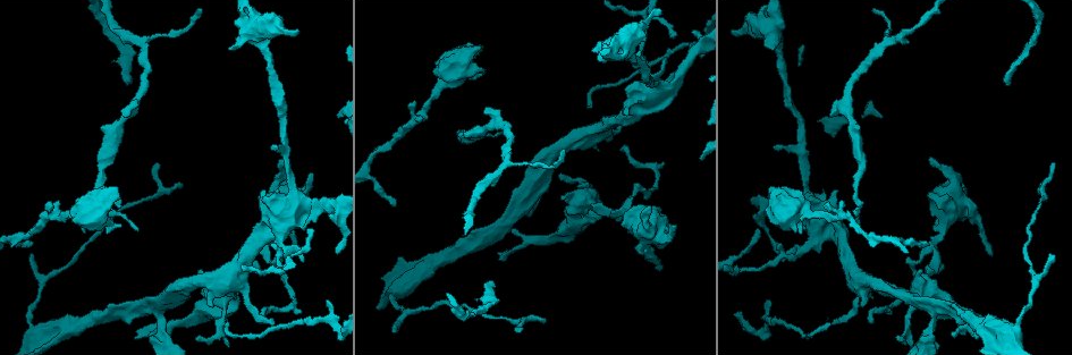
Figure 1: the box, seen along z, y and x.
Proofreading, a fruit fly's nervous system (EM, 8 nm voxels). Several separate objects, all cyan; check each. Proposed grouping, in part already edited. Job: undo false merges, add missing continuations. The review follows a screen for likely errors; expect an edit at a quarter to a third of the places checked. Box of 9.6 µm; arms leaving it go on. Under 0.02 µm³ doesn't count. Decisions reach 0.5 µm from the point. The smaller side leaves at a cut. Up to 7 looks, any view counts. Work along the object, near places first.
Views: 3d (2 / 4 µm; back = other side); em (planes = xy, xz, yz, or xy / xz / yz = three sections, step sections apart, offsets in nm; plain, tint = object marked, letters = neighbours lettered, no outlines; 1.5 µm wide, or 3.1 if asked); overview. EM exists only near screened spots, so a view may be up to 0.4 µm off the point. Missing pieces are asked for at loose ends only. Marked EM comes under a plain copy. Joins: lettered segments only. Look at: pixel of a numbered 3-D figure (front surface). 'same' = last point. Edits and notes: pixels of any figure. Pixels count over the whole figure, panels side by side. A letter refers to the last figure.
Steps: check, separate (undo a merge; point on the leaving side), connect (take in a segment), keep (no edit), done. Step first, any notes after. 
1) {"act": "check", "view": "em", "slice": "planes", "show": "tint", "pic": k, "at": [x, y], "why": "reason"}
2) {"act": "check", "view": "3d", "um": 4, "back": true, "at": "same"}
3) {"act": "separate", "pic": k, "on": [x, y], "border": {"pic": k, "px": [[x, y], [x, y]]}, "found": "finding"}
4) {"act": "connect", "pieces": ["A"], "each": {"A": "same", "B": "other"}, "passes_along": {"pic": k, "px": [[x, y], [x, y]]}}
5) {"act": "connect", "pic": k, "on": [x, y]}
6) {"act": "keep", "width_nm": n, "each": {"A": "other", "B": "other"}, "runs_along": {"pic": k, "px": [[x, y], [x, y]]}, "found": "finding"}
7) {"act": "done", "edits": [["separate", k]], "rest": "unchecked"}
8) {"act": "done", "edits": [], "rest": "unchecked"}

{"act": "check", "view": "3d", "um": 2, "pic": 1, "at": [649, 206], "why": "free end"}

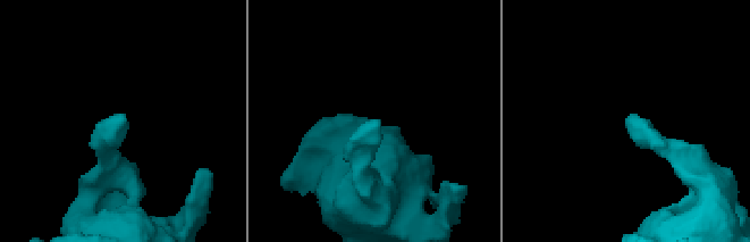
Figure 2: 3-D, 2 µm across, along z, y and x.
{"act": "check", "view": "em", "slice": "planes", "show": "letters", "pic": 2, "at": [379, 122]}

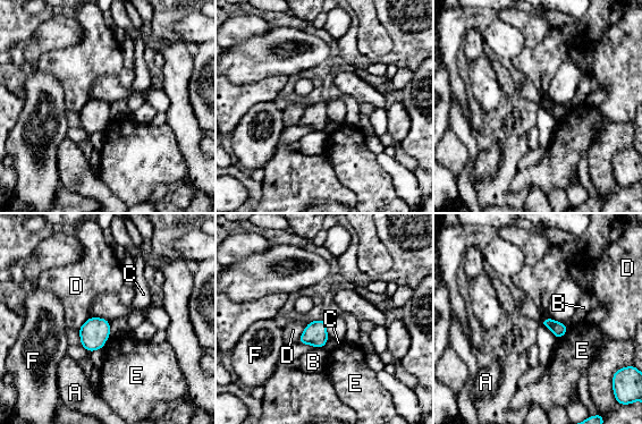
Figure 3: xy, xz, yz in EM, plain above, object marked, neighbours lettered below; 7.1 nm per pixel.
{"act": "keep", "each": {"A": "other", "B": "other", "C": "other", "D": "other", "E": "other", "F": "other"}, "border": {"pic": 3, "px": [[307, 324], [296, 342]]}, "found": "none of them fits"}

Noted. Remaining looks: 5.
{"act": "check", "view": "em", "slice": "yz", "step": 4, "show": "letters", "pic": 1, "at": [660, 270], "why": "tapers out"}

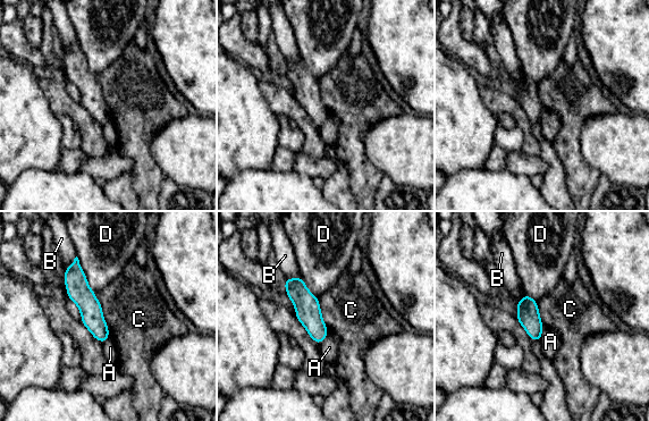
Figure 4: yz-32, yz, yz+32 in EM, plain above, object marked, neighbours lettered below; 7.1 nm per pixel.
{"act": "check", "view": "em", "slice": "planes", "show": "letters", "at": "same"}

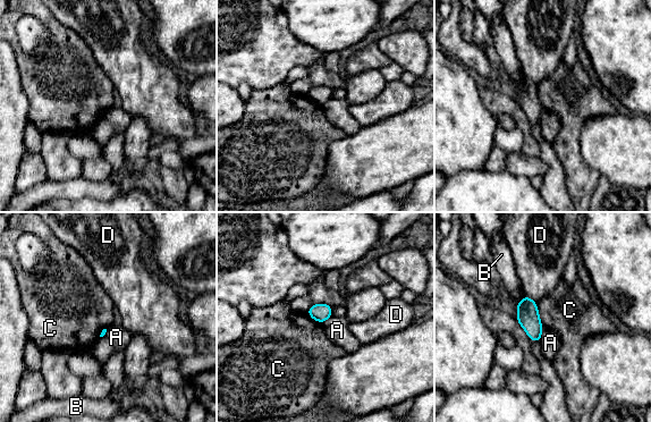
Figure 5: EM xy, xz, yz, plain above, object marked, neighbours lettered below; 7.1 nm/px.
{"act": "keep", "longest_contact_nm": ["C", 170], "each": {"A": "other", "B": "other", "C": "other", "D": "other"}, "border": {"pic": 5, "px": [[535, 303], [539, 319], [543, 325]]}, "found": "no lettered segment goes on from it"}

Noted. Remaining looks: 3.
{"act": "check", "view": "3d", "um": 2, "back": true, "pic": 1, "at": [28, 246], "why": "branch stops here"}

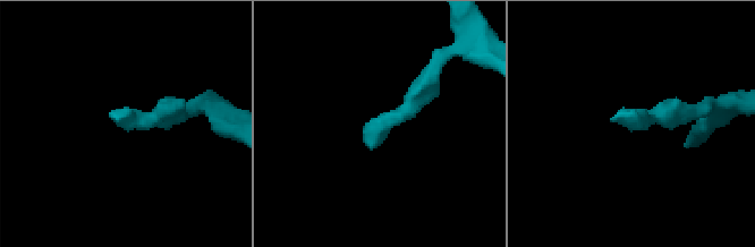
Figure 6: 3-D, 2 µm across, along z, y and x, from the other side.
{"act": "check", "view": "em", "slice": "planes", "show": "letters", "pic": 6, "at": [615, 119]}

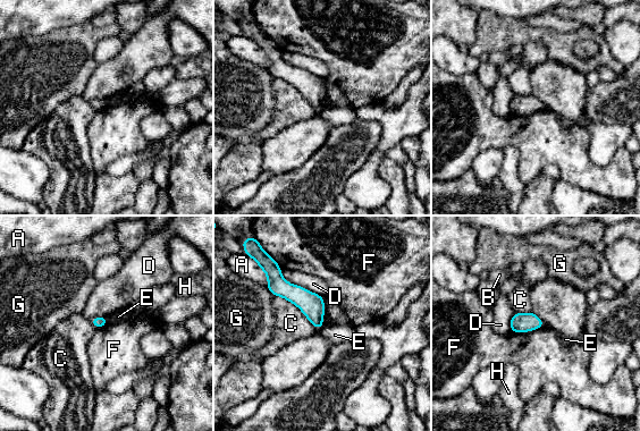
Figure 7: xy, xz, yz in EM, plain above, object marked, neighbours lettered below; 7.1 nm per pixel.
{"act": "keep", "width_nm": 80, "each": {"A": "other", "B": "other", "C": "other", "D": "other", "E": "other", "F": "other", "G": "other", "H": "other"}, "runs_along": {"pic": 7, "px": [[274, 272], [314, 314], [318, 326]]}, "found": "none of them fits"}

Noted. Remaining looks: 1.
{"act": "done", "edits": [], "rest": "unchecked"}

